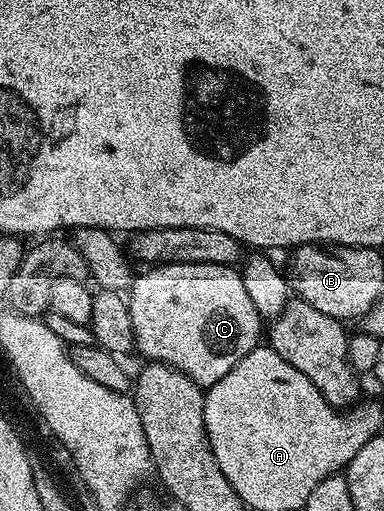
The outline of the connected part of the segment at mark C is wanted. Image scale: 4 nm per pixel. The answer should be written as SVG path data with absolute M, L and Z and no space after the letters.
M161 264L159 266L149 267L144 273L137 275L127 293L128 309L130 310L130 322L134 322L134 338L136 339L135 351L141 352L148 362L159 362L169 364L171 368L178 369L186 378L190 378L195 384L207 390L212 387L218 378L226 378L230 374L232 367L246 354L250 354L261 343L262 340L262 319L255 309L254 303L250 302L250 297L246 294L246 288L243 286L241 273L235 267L227 268L226 266L214 266L213 264Z

